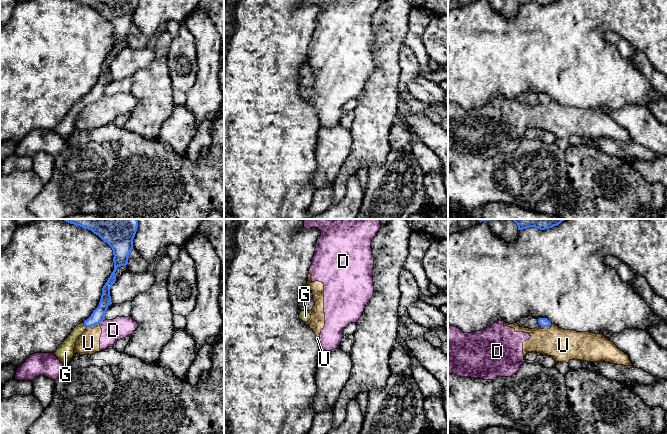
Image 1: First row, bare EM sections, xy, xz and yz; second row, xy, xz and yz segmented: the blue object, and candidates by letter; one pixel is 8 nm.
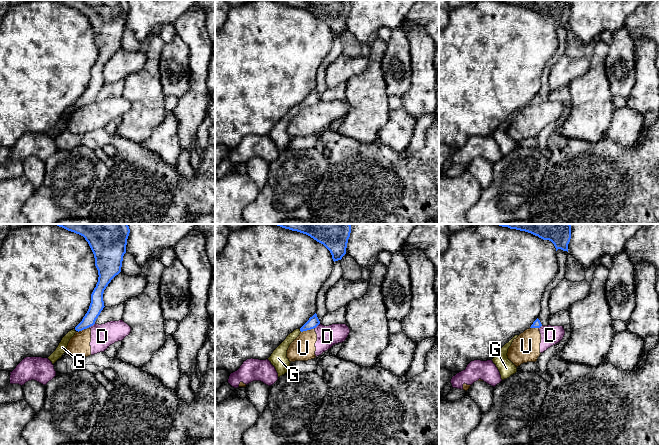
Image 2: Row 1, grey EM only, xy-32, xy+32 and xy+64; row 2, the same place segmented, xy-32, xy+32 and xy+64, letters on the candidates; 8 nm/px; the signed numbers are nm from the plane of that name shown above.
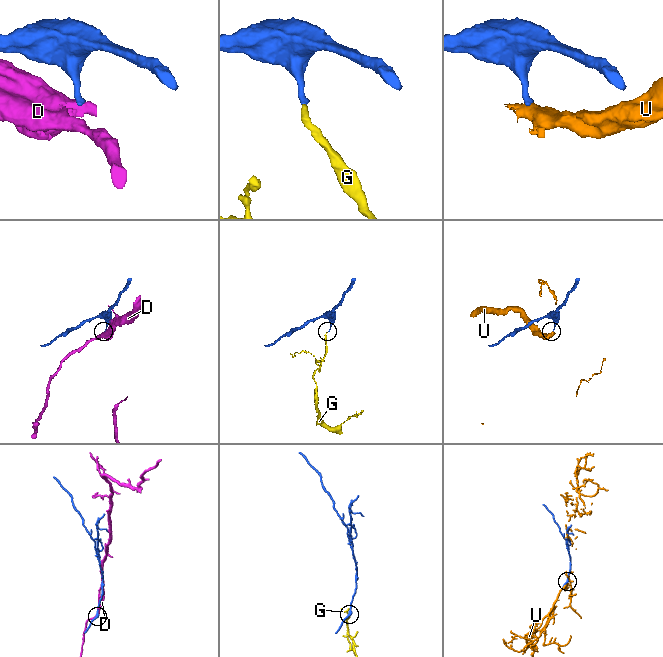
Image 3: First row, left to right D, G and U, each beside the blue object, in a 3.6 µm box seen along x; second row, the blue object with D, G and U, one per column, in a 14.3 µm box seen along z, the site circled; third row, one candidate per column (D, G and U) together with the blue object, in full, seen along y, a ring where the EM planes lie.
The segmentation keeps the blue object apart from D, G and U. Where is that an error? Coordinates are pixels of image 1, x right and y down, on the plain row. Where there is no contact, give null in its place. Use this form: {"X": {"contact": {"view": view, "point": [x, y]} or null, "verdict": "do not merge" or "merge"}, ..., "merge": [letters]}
{"D": {"contact": {"view": "xy", "point": [101, 97]}, "verdict": "do not merge"}, "G": {"contact": {"view": "xy", "point": [84, 100]}, "verdict": "merge"}, "U": {"contact": {"view": "xy", "point": [92, 101]}, "verdict": "do not merge"}, "merge": ["G"]}

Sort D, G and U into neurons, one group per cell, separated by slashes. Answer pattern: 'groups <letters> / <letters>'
groups D U / G

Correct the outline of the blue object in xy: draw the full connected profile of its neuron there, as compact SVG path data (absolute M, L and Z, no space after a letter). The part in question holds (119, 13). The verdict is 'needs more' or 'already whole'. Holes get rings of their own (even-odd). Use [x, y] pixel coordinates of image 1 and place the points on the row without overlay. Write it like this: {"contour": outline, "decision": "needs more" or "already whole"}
{"contour": "M74 0L84 5L91 6L106 18L113 26L114 46L102 64L102 71L98 83L91 92L83 99L76 102L71 110L55 127L56 133L66 144L67 139L74 132L74 123L79 112L87 103L99 100L105 95L108 82L112 80L110 64L116 57L116 46L120 42L128 40L129 31L133 25L133 15L135 13L138 0Z", "decision": "needs more"}

